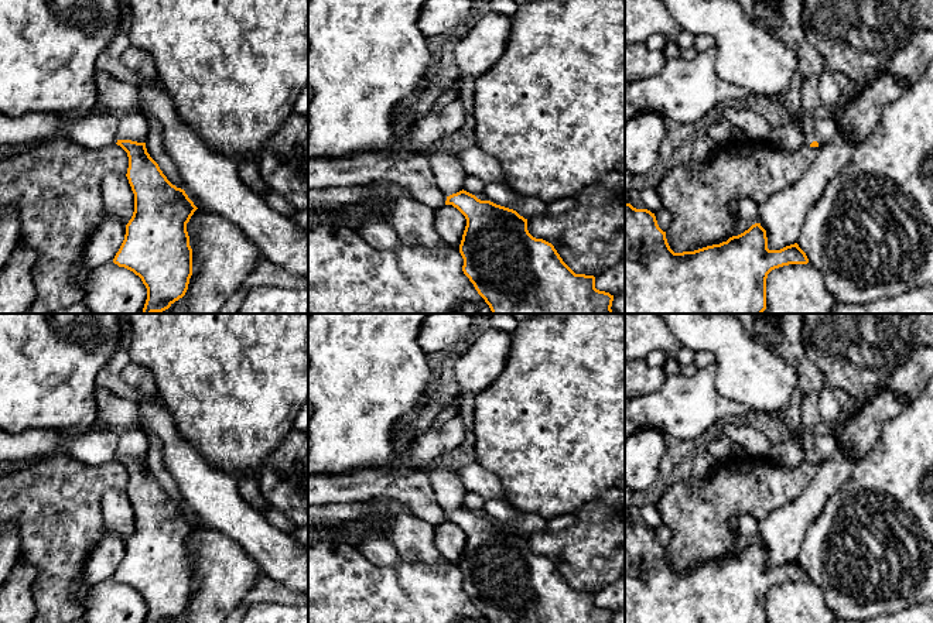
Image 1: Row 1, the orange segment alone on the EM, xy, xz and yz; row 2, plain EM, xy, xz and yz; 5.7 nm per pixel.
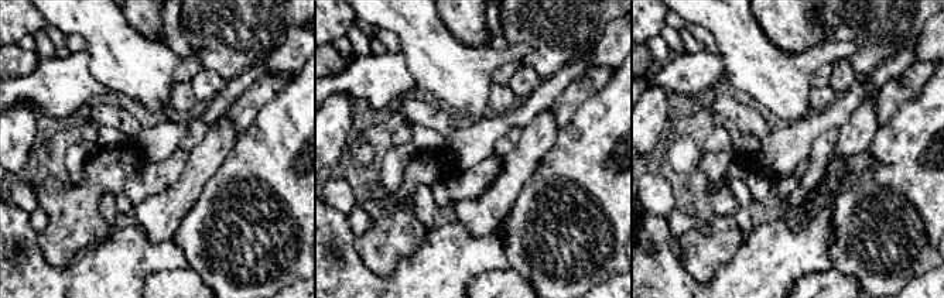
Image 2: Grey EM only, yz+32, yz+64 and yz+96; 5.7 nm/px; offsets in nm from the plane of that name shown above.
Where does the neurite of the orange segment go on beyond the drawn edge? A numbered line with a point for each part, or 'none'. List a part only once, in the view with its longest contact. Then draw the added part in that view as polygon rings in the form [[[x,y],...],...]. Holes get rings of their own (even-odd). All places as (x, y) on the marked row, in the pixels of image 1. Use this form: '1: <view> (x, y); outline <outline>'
1: yz (822, 130); outline [[[796,73],[792,85],[786,93],[782,95],[780,102],[790,113],[790,123],[796,124],[804,134],[804,144],[810,146],[813,141],[818,143],[818,147],[827,143],[834,134],[834,120],[821,119],[814,120],[807,114],[800,105],[800,88],[803,78]]]

